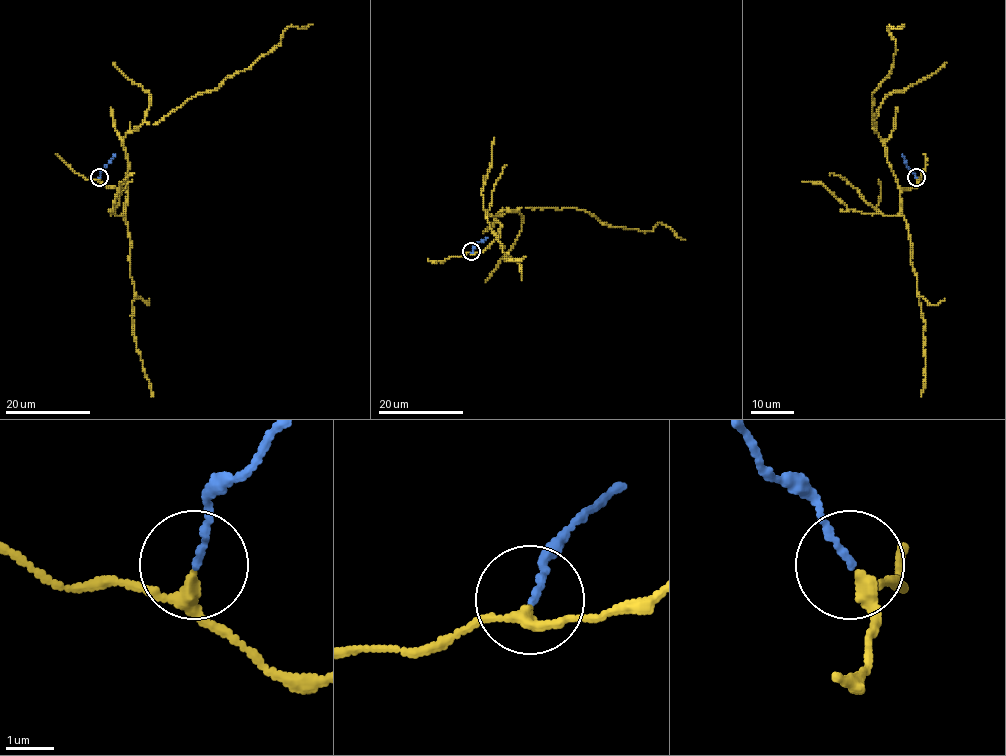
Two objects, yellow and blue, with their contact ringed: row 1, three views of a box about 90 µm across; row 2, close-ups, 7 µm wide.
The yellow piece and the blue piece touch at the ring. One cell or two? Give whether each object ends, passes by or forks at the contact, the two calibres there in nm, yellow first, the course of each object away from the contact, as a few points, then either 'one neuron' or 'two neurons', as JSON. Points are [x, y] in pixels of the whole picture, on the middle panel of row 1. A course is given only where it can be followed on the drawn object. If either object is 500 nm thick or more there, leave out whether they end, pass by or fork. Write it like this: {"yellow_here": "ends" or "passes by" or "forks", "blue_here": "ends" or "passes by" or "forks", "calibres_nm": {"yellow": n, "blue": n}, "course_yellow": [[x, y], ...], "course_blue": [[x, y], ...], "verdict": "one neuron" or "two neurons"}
{"yellow_here": "passes by", "blue_here": "ends", "calibres_nm": {"yellow": 200, "blue": 130}, "course_yellow": [[471, 252], [499, 236], [496, 216], [522, 207], [583, 209], [611, 226], [645, 232], [661, 223], [685, 240]], "course_blue": [[471, 252], [487, 238]], "verdict": "one neuron"}

